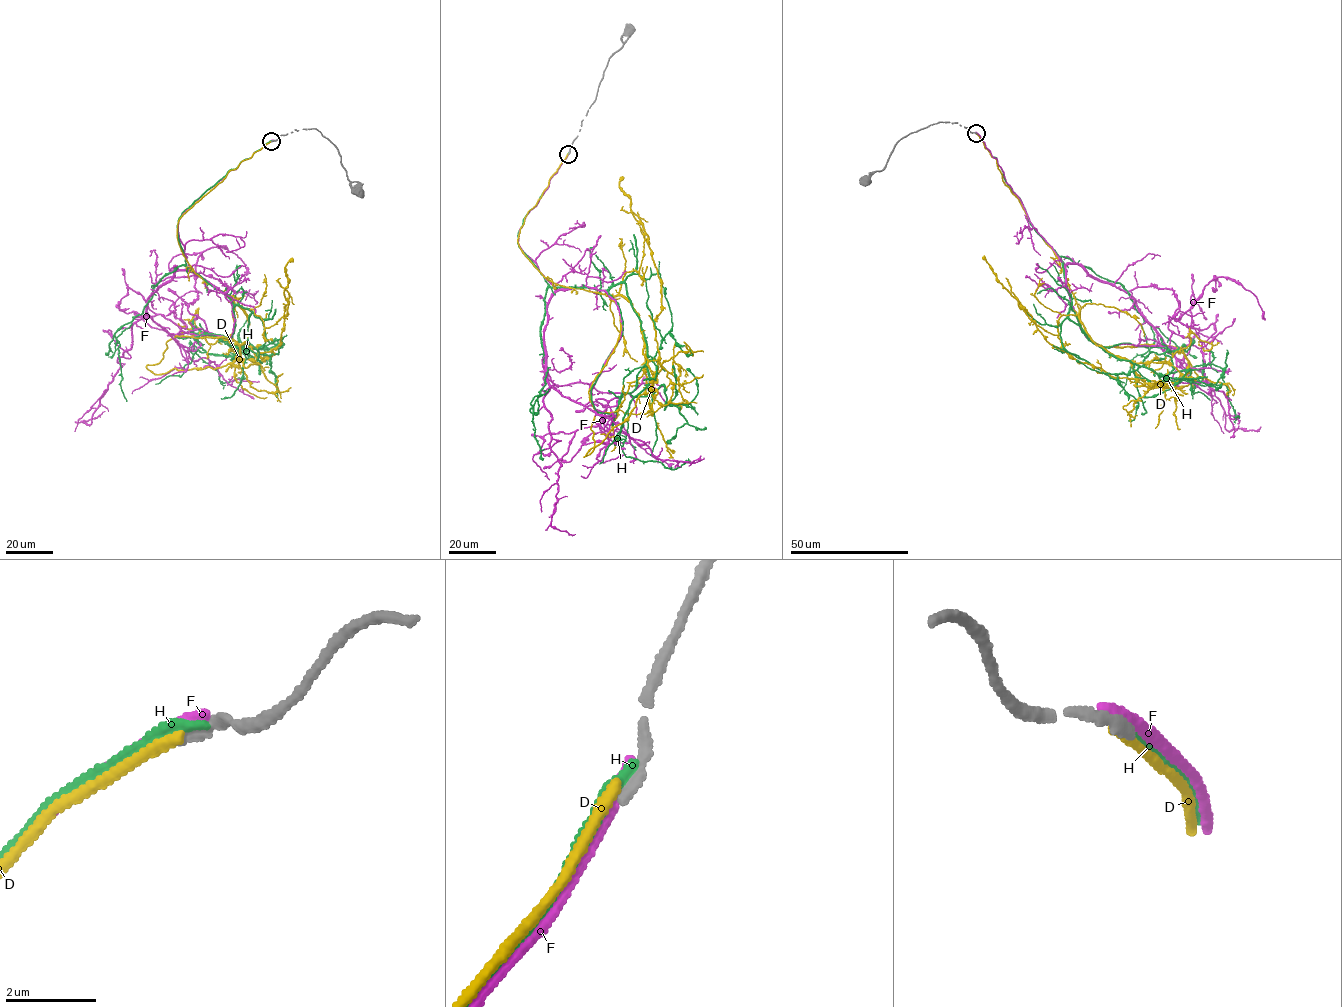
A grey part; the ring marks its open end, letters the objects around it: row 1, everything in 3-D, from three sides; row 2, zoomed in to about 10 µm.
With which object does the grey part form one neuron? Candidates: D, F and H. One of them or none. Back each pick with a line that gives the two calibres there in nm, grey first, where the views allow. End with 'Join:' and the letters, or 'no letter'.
Join: no letter

